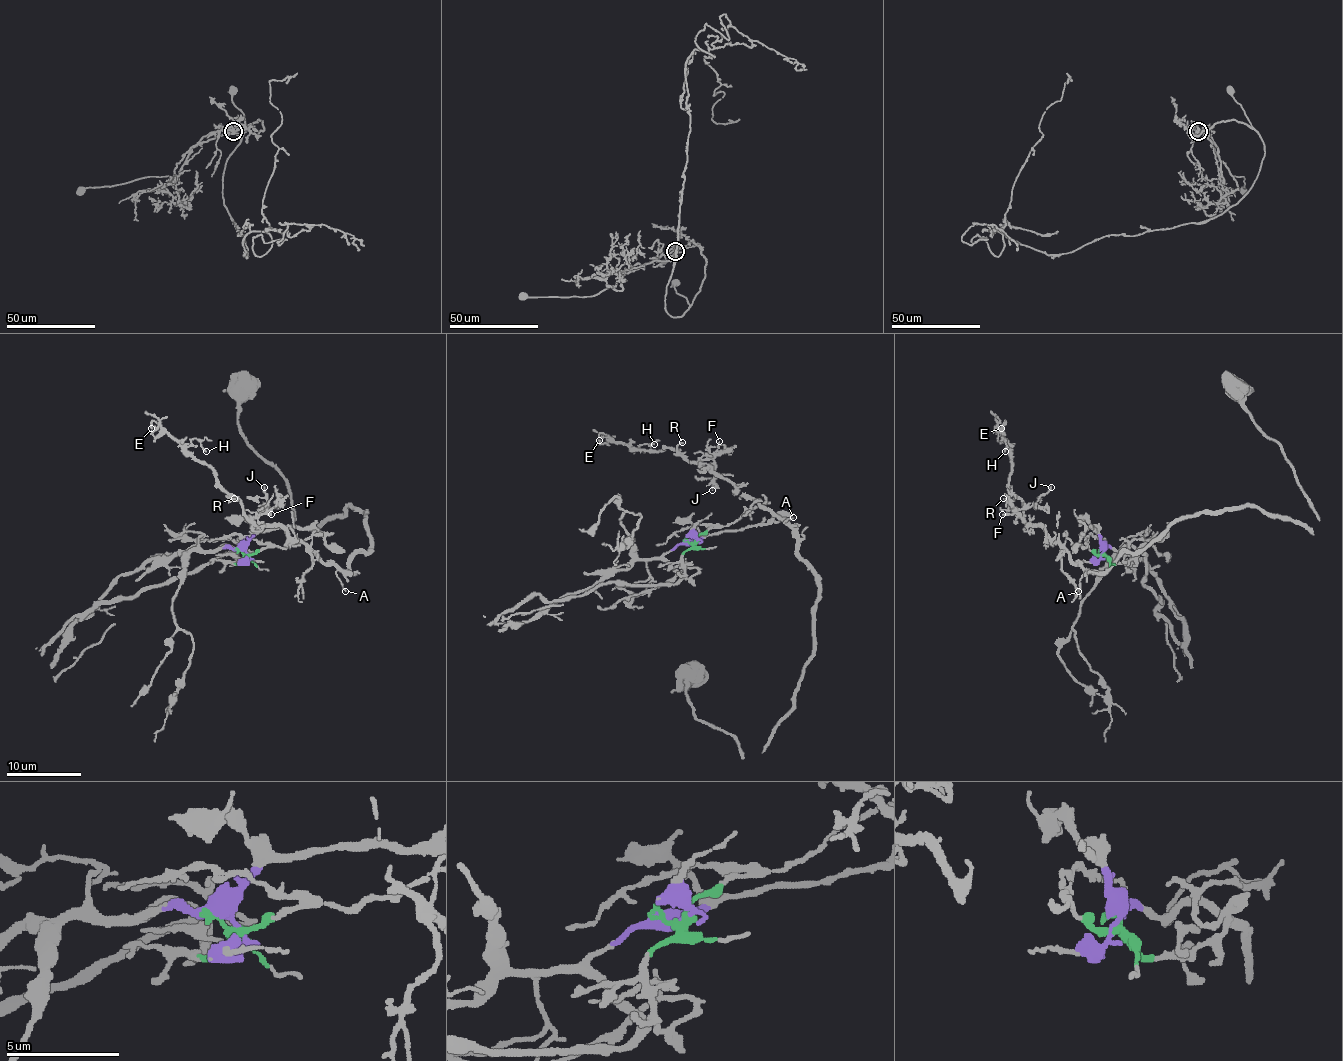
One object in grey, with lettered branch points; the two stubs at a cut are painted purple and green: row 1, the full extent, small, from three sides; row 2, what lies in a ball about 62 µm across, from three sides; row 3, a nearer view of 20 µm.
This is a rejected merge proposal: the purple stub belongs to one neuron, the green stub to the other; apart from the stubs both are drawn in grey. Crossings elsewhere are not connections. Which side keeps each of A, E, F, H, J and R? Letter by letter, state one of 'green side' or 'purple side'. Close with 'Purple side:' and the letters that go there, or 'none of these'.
A: green side
E: green side
F: green side
H: green side
J: green side
R: green side
Purple side: none of these

